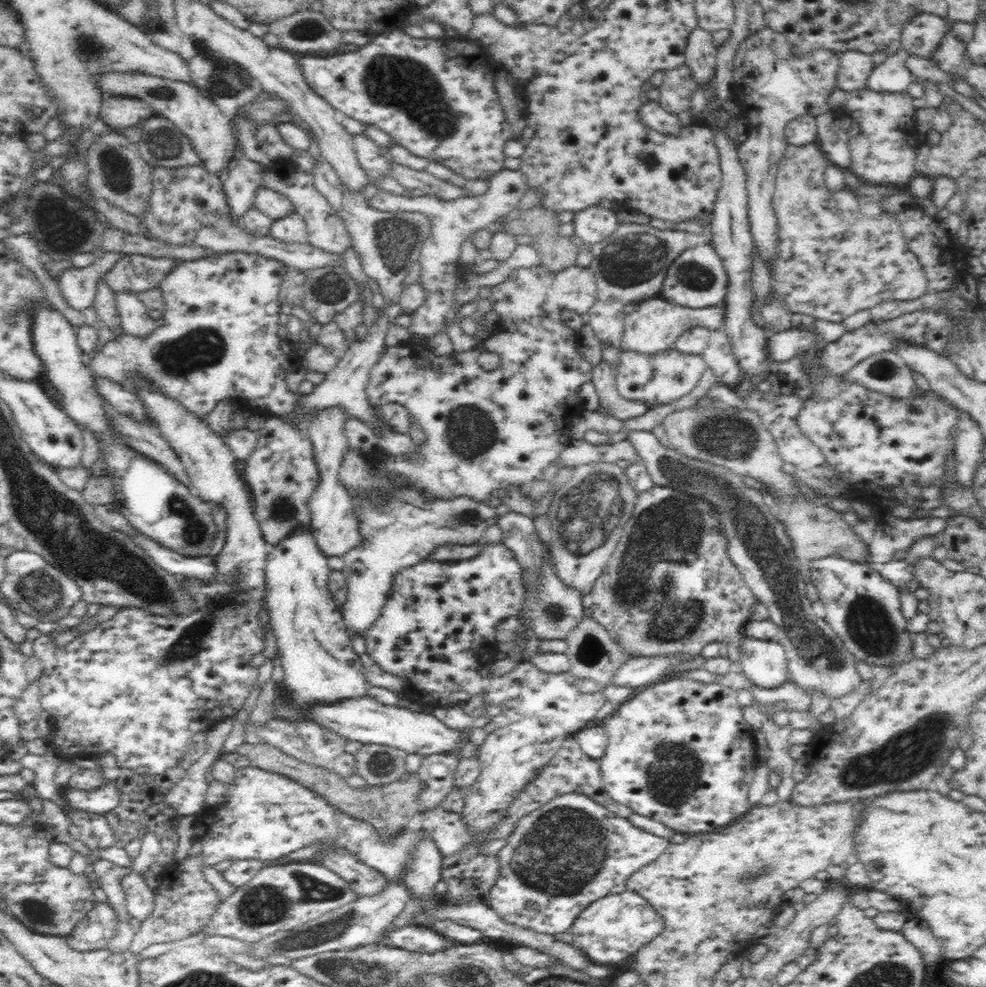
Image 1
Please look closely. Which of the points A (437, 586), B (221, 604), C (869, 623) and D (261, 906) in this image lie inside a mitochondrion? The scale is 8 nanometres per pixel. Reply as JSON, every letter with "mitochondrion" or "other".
{"A":"other","B":"mitochondrion","C":"mitochondrion","D":"mitochondrion"}

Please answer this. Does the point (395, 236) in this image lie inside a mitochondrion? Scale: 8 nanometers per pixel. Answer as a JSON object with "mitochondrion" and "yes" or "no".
{"mitochondrion":"yes"}

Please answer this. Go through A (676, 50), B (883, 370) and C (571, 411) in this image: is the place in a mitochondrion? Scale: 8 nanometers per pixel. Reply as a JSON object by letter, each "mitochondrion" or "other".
{"A":"other","B":"mitochondrion","C":"other"}

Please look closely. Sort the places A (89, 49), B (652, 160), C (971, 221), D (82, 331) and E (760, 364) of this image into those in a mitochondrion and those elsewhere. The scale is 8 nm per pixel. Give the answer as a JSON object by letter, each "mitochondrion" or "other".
{"A":"mitochondrion","B":"mitochondrion","C":"other","D":"other","E":"other"}

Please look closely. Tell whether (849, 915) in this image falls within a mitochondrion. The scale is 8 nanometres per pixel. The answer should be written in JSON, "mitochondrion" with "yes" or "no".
{"mitochondrion":"no"}

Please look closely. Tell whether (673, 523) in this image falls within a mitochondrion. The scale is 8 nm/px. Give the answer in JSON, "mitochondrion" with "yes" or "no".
{"mitochondrion":"yes"}

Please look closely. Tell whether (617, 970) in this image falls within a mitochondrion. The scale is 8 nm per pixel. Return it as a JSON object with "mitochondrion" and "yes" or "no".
{"mitochondrion":"no"}

